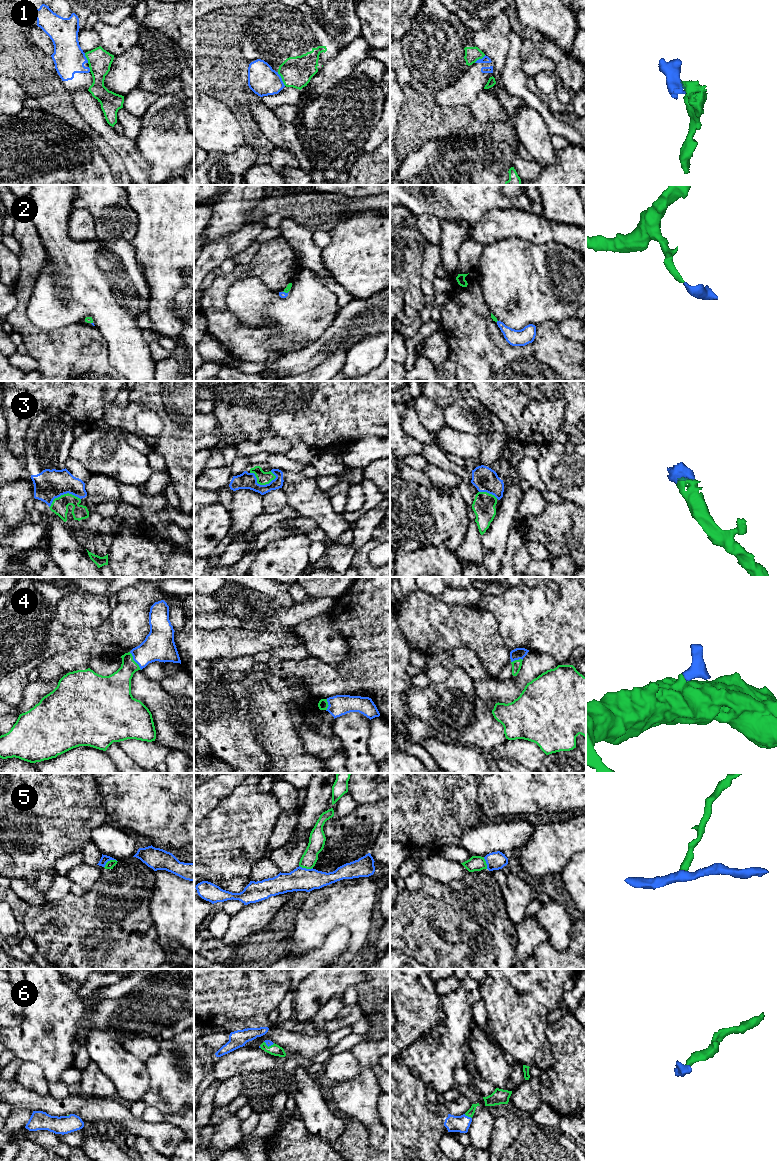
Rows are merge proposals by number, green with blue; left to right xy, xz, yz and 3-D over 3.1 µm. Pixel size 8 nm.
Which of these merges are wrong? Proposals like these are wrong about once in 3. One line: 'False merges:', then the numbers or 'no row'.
False merges: 1, 5

